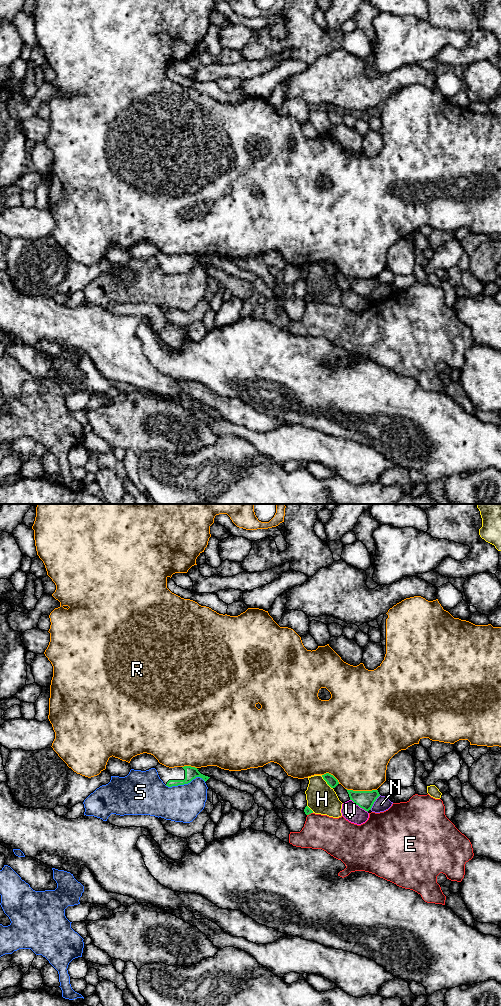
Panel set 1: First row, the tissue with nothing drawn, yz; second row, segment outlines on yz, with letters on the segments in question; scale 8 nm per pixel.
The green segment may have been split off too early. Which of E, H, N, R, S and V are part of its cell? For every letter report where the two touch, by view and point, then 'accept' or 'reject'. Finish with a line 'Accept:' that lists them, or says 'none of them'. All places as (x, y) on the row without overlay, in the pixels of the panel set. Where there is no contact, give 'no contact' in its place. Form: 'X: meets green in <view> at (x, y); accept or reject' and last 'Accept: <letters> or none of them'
E: meets green in yz at (309, 301); reject
H: meets green in yz at (326, 269); reject
N: meets green in yz at (374, 289); reject
R: meets green in yz at (361, 279); reject
S: meets green in yz at (185, 271); reject
V: meets green in yz at (359, 294); reject
Accept: none of them

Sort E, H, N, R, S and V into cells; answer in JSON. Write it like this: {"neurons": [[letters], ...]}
{"neurons": [["E"], ["H", "N"], ["R"], ["S"], ["V"]]}

